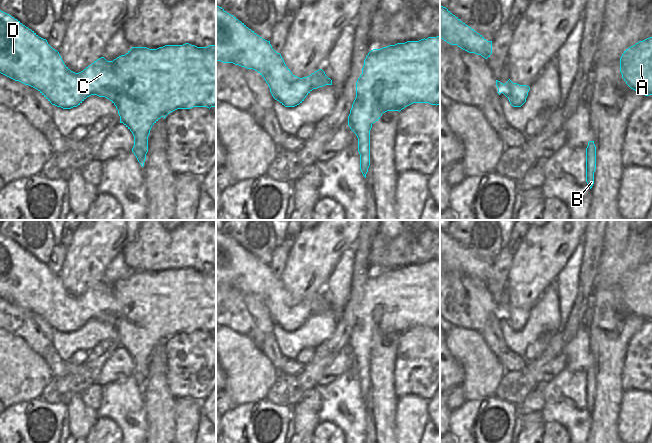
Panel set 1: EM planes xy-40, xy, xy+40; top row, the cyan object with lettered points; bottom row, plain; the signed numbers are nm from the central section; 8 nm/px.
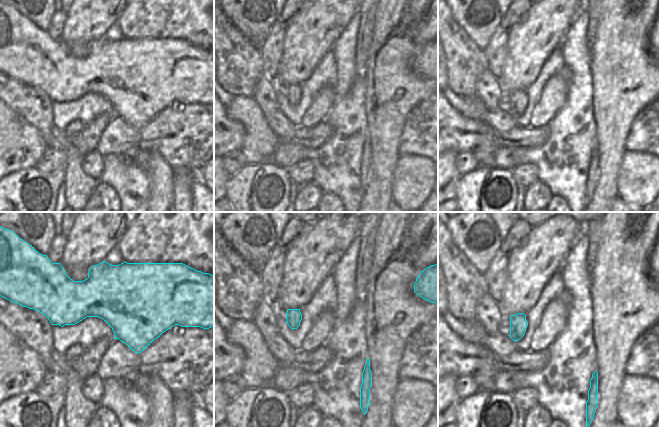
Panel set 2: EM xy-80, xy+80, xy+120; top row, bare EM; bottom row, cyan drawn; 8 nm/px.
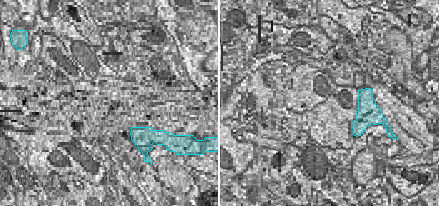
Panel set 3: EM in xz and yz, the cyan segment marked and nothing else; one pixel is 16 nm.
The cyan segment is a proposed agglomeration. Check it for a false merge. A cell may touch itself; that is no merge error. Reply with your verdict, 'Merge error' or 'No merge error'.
No merge error.

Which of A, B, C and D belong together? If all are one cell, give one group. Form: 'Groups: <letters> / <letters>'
Groups: A B C D.

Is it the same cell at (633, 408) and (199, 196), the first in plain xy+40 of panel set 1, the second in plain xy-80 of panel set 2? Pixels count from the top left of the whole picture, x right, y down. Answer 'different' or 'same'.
different

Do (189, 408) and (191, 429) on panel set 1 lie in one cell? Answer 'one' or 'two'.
one

